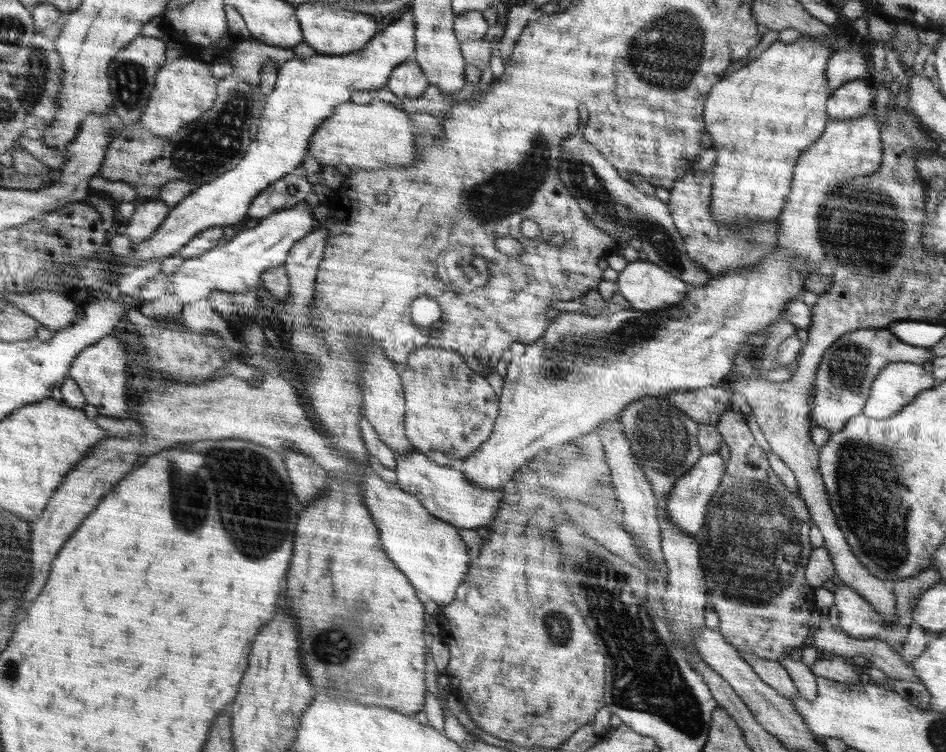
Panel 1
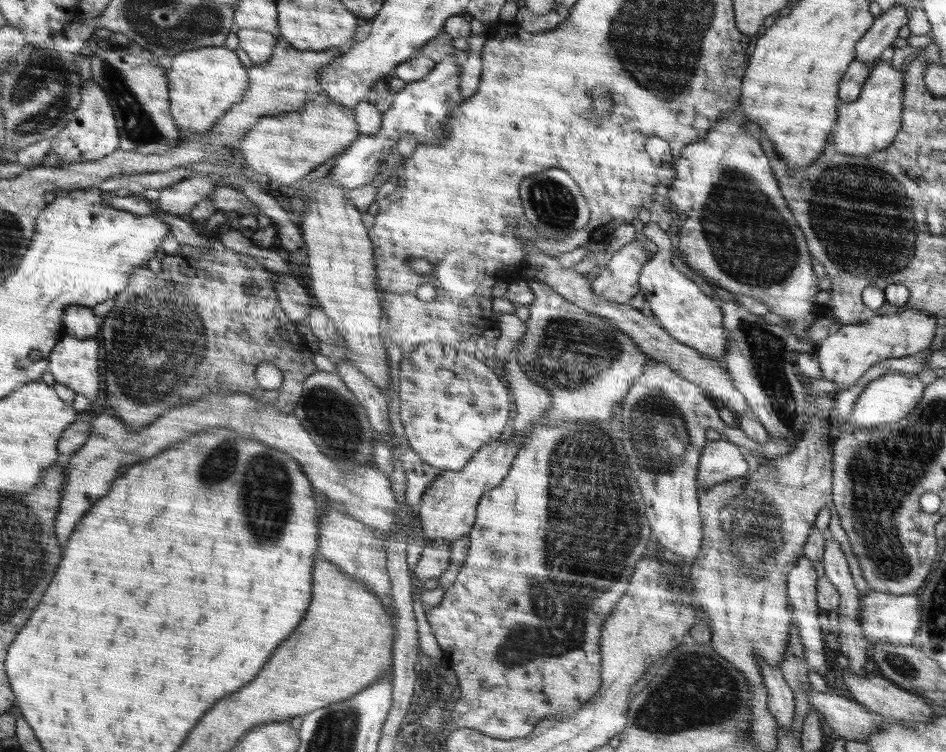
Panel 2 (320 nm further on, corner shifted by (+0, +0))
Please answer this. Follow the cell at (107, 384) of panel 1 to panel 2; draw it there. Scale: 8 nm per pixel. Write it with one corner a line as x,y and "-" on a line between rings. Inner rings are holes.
73,336
59,337
51,353
51,367
55,382
59,382
90,400
96,398
100,388
98,376
98,342

